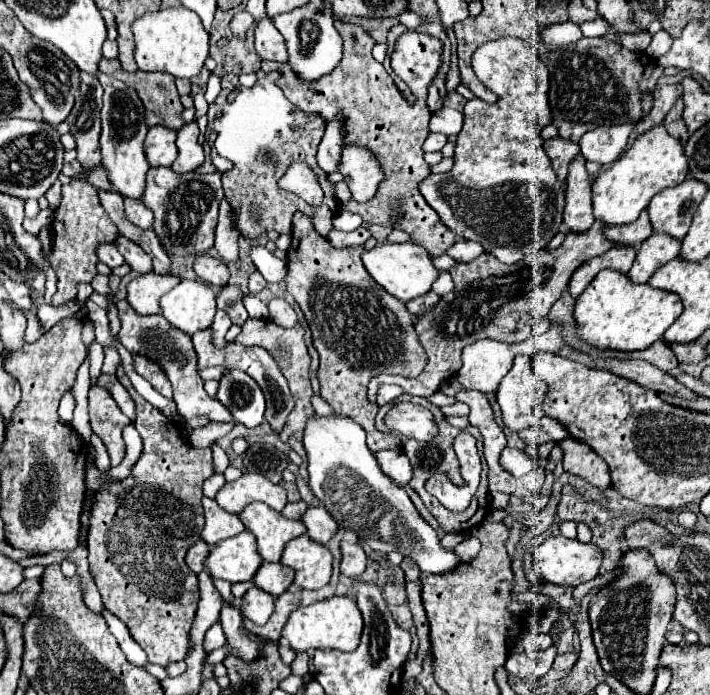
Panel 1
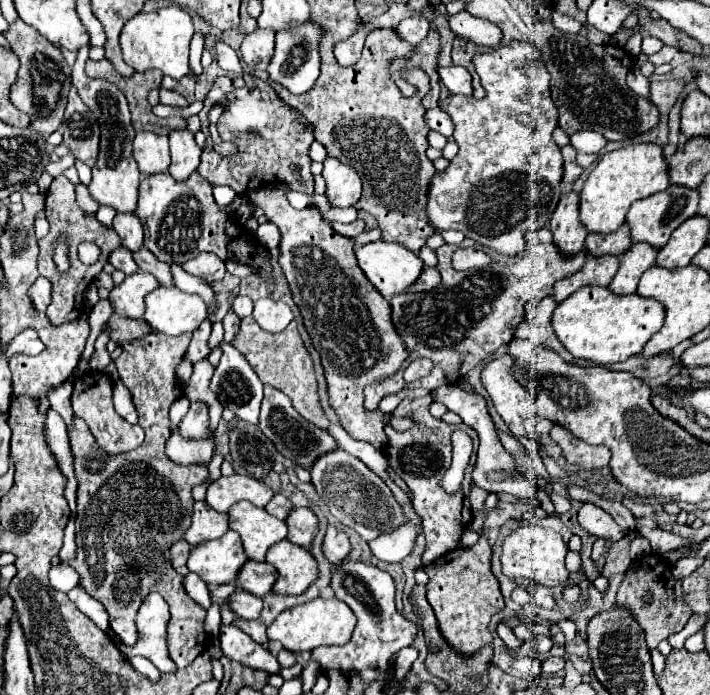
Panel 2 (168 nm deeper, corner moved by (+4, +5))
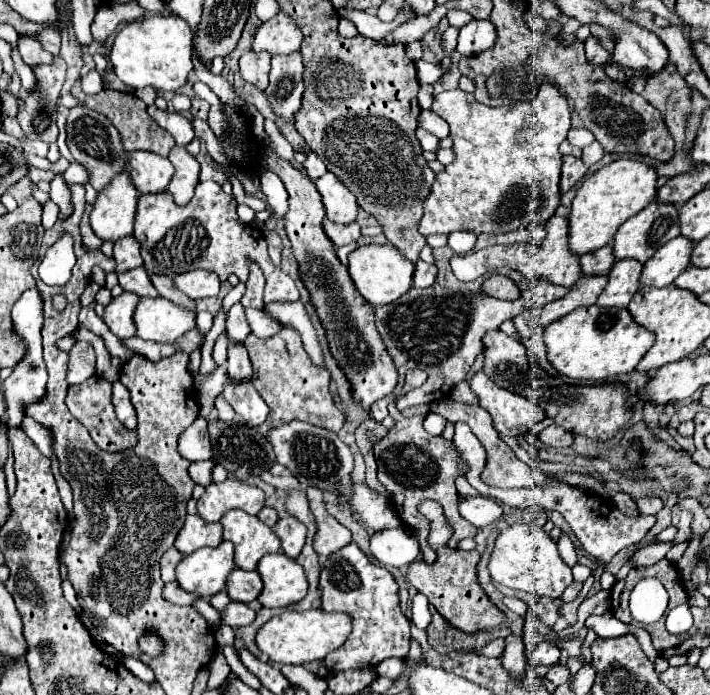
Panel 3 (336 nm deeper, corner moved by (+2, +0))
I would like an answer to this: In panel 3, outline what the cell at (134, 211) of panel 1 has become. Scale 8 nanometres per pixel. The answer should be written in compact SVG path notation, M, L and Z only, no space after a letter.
M125 237L115 243L115 273L123 273L135 267L141 267L141 253L139 253L139 241L135 237Z

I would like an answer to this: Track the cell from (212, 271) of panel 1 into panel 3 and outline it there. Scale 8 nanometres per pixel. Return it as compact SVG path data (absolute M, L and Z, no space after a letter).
M193 269L189 273L181 273L173 281L175 281L175 287L191 299L213 297L219 293L219 285L221 285L219 277L205 269Z

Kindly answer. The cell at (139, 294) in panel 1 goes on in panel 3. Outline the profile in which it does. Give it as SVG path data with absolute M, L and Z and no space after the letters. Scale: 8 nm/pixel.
M123 293L121 297L115 297L105 307L103 321L109 327L109 331L119 337L119 341L125 341L135 335L133 311L135 311L137 303L139 303L139 297L135 293Z

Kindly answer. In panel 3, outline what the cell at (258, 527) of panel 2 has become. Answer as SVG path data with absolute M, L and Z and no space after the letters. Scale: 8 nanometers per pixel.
M233 509L221 517L223 539L235 545L235 567L253 571L263 555L279 553L281 541L259 517Z

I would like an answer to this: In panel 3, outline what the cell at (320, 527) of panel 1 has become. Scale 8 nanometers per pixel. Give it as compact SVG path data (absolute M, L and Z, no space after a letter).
M283 517L275 523L273 527L275 535L281 539L281 551L295 559L303 545L305 545L305 535L307 535L307 527L303 523L299 523L295 517Z

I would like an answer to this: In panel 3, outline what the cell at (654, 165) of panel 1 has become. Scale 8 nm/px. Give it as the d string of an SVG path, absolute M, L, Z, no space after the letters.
M619 159L613 161L599 171L595 171L591 177L587 177L571 203L569 213L569 249L573 255L581 257L585 253L593 253L607 243L611 243L611 237L617 233L619 225L625 223L629 217L645 209L657 193L657 173L653 167L647 167L639 161L631 159Z

